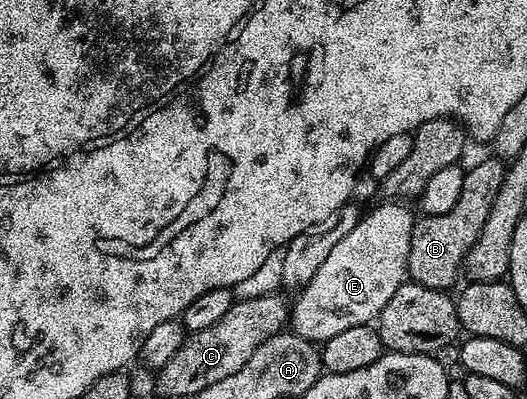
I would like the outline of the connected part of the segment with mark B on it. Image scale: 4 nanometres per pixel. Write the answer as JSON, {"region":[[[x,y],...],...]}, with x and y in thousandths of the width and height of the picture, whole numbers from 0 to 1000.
{"region":[[[930,388],[924,404],[886,421],[880,431],[880,479],[873,479],[873,499],[858,529],[843,529],[843,539],[795,541],[782,569],[782,609],[774,619],[776,702],[805,719],[854,729],[863,722],[861,702],[879,682],[880,657],[896,609],[911,589],[918,559],[926,549],[926,529],[953,466],[962,416],[943,391]]]}

